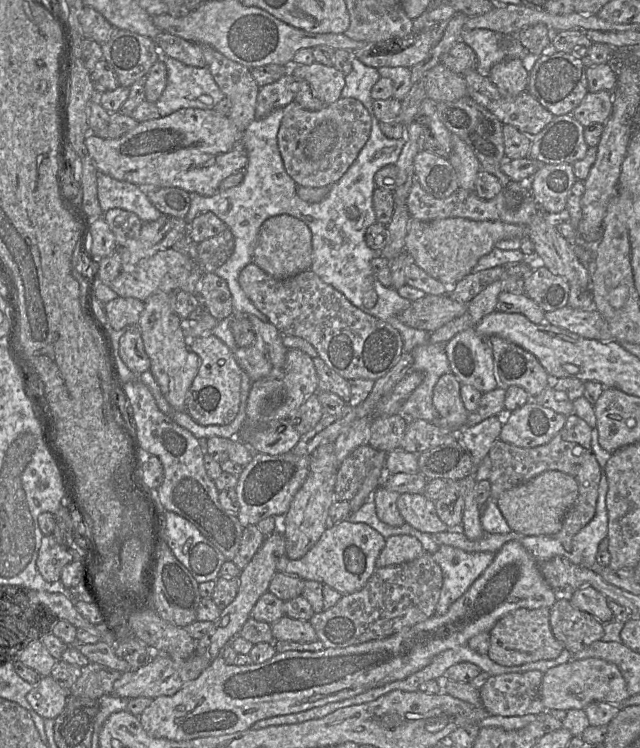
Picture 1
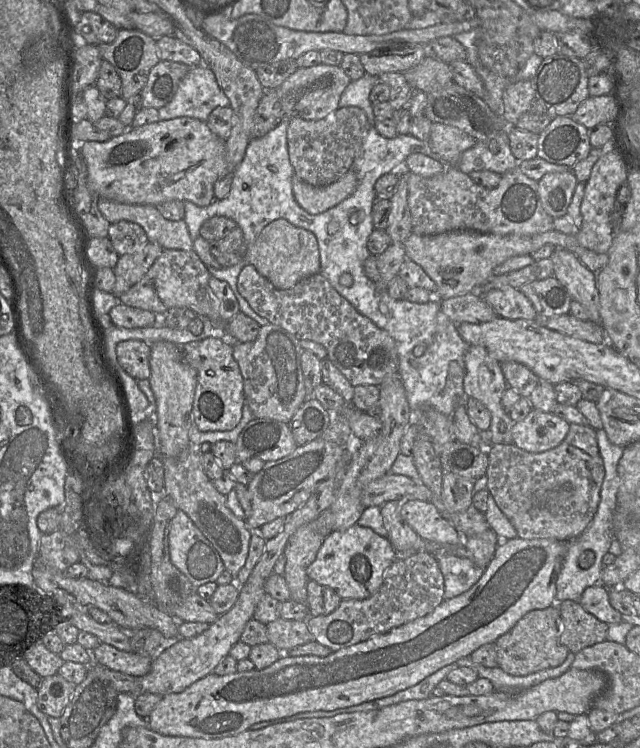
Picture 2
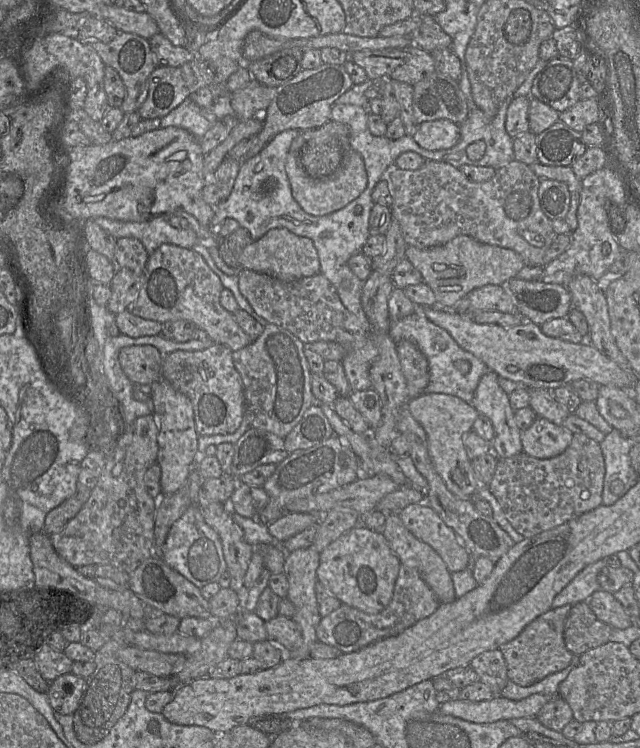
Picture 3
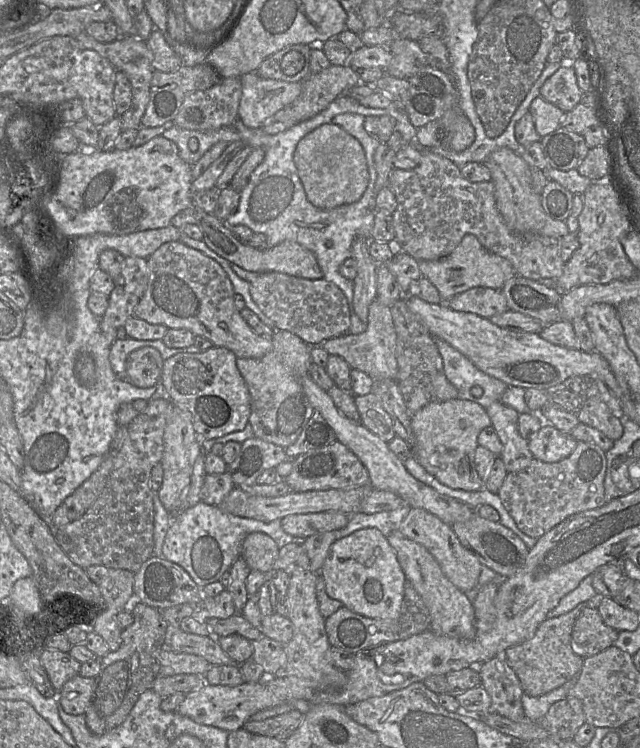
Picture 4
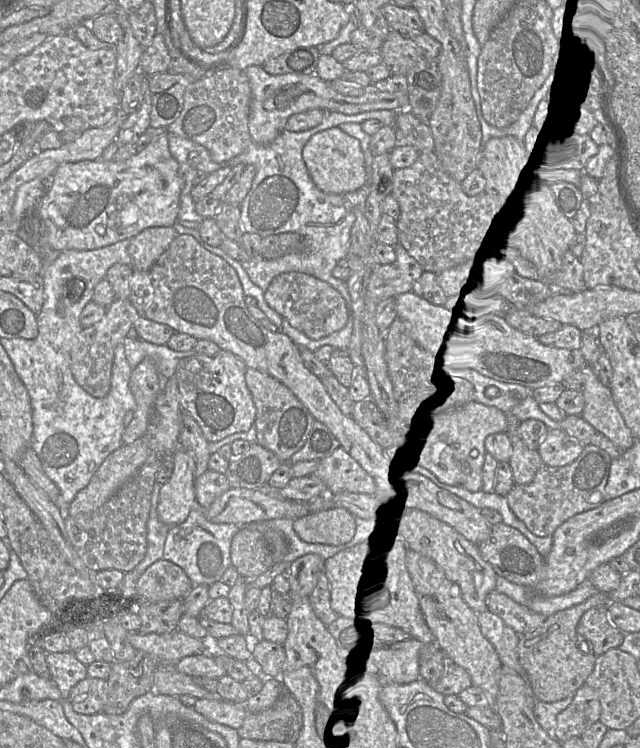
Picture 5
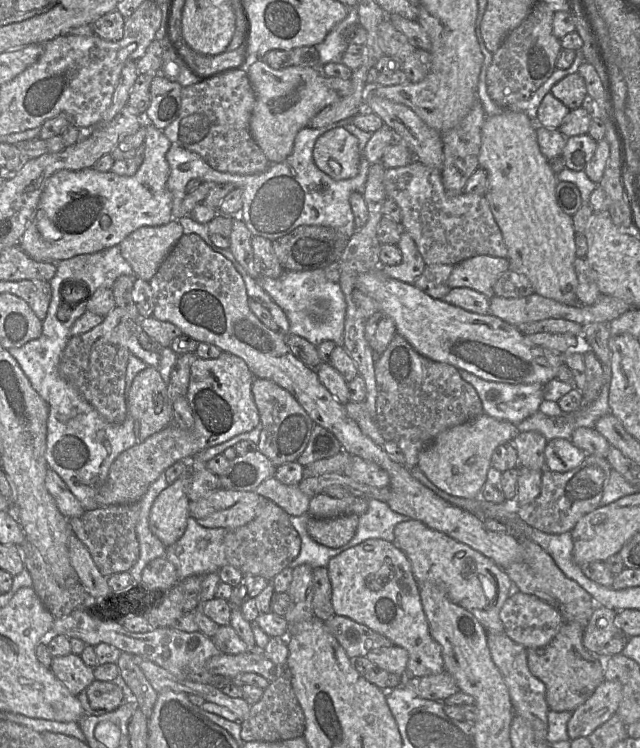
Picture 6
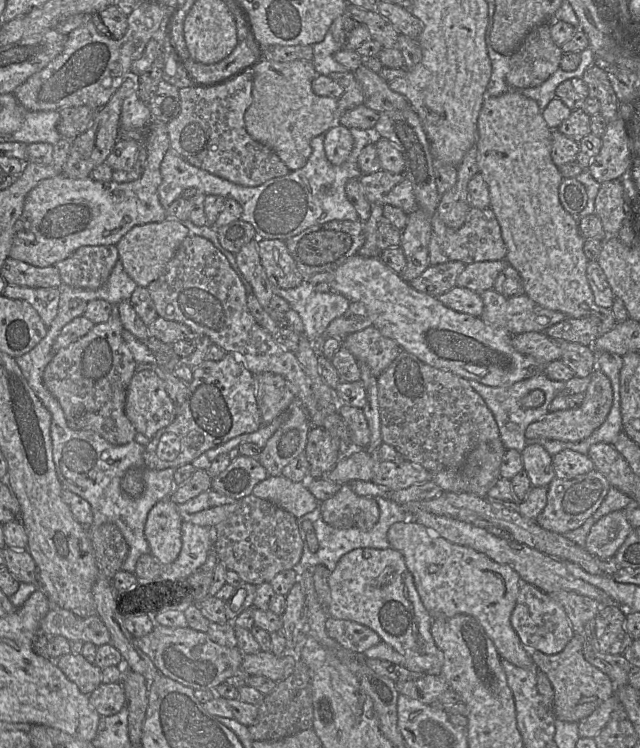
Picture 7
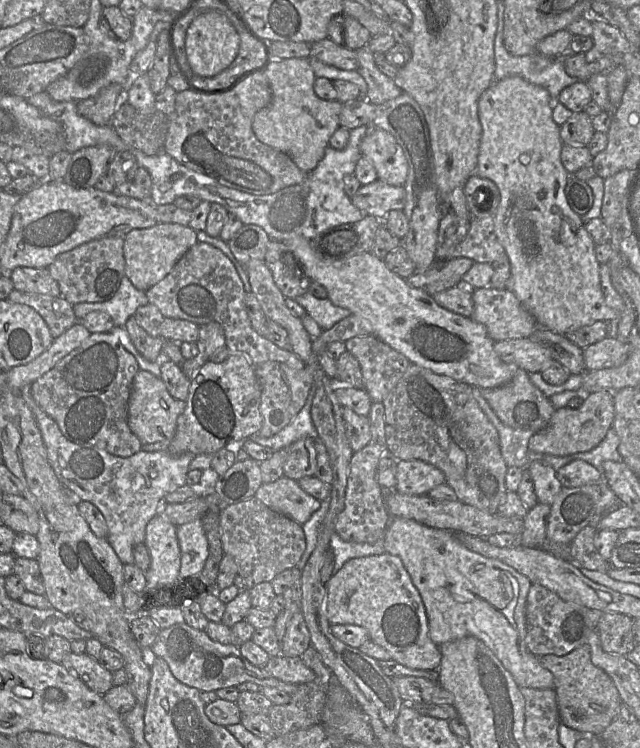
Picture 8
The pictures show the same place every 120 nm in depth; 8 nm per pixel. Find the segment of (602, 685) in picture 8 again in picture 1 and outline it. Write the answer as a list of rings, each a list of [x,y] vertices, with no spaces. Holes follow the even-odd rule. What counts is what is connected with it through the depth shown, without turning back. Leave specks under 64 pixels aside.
[[[519,608],[496,622],[489,632],[488,657],[502,666],[517,666],[539,660],[557,658],[564,646],[554,637],[550,626],[550,610]]]

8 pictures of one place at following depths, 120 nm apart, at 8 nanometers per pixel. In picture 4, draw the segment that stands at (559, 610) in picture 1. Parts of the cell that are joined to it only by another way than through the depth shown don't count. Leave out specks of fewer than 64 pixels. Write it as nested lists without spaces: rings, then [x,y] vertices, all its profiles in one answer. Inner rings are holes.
[[[596,602],[585,606],[576,618],[571,631],[571,645],[575,654],[586,658],[614,645],[617,630],[602,620]]]

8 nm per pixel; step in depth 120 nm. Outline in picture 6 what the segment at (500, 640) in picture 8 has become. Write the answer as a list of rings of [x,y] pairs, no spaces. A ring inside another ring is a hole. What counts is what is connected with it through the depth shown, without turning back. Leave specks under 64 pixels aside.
[[[409,519],[397,524],[394,537],[393,544],[409,559],[418,586],[422,582],[441,586],[450,600],[472,613],[487,633],[504,633],[500,610],[515,590],[504,569],[468,545],[431,529],[418,520]]]

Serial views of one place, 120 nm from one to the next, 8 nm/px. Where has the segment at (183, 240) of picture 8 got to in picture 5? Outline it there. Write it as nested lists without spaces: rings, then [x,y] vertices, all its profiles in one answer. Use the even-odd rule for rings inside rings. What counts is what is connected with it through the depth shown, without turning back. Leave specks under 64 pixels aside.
[[[173,225],[148,227],[131,237],[128,252],[134,270],[150,271],[177,235],[179,234]]]

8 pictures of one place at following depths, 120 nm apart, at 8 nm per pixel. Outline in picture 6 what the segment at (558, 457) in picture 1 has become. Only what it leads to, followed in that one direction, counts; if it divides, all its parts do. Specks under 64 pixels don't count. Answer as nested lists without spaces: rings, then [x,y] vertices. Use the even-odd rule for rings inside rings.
[[[587,455],[579,466],[564,473],[545,469],[539,496],[527,505],[515,507],[516,515],[527,525],[546,534],[569,532],[584,515],[600,506],[611,470],[606,458],[595,455]]]

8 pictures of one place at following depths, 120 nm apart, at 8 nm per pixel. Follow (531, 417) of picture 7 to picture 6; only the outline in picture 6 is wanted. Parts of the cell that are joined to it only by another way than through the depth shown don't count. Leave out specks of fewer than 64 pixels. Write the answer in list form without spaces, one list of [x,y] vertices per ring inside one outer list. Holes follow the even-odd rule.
[[[458,370],[461,377],[476,390],[483,406],[484,413],[508,421],[515,426],[524,419],[539,411],[544,401],[543,385],[509,384],[483,380],[467,371]],[[497,390],[499,396],[496,400],[488,400],[487,393]]]

